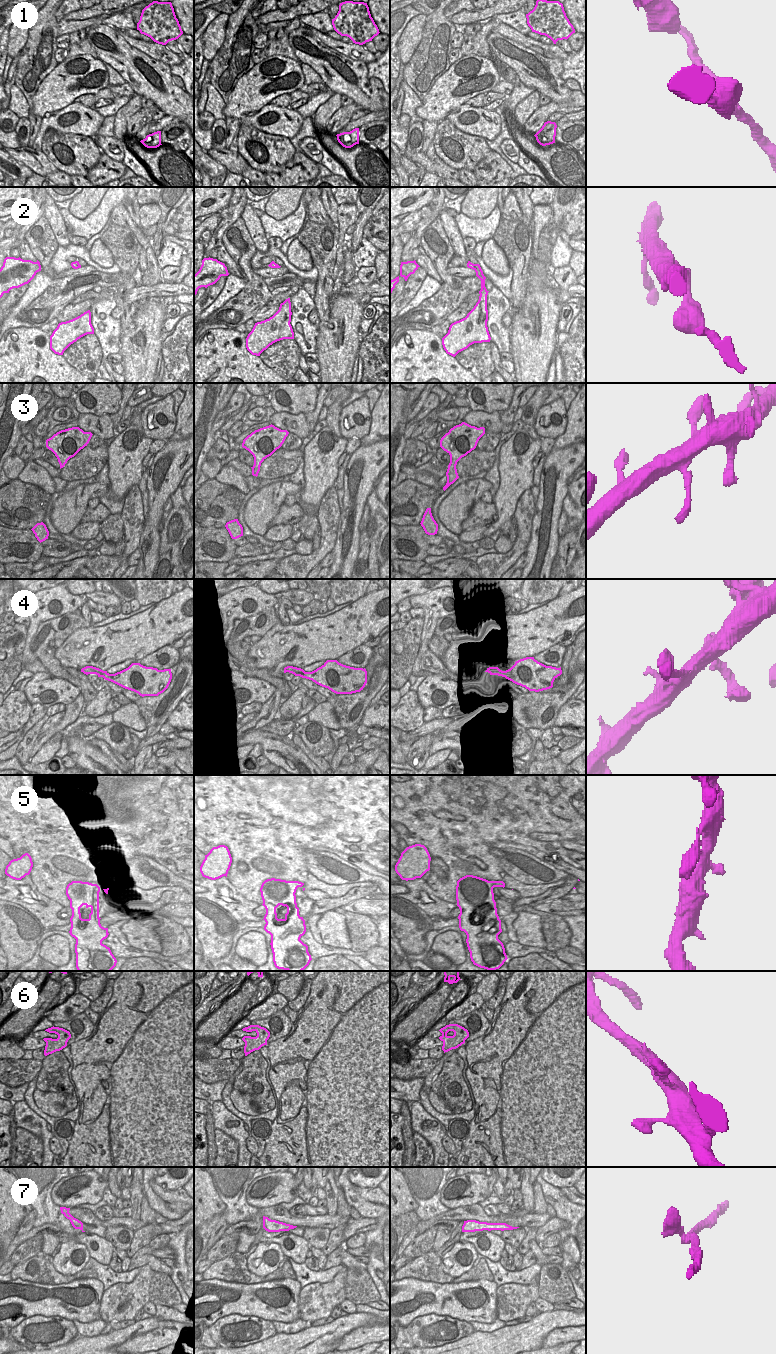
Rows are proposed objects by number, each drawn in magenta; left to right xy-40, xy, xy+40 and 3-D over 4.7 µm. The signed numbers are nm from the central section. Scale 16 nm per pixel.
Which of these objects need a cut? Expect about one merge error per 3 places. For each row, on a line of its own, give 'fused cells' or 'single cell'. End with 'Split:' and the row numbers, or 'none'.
1: fused cells
2: single cell
3: single cell
4: single cell
5: fused cells
6: single cell
7: single cell
Split: 1, 5

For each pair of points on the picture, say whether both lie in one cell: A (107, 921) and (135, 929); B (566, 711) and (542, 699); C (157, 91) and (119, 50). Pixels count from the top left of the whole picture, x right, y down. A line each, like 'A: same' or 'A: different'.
A: different
B: different
C: same

